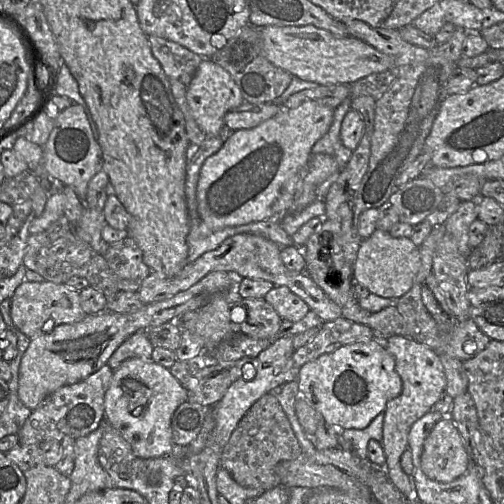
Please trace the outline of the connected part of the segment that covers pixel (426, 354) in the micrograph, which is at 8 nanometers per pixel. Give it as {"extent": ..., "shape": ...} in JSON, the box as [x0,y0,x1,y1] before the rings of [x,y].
{"extent":[379,335,447,500],"shape":[[[392,335],[390,337],[388,337],[386,340],[381,340],[379,342],[384,343],[384,347],[386,348],[386,350],[390,354],[392,354],[393,357],[395,358],[395,369],[396,369],[397,373],[400,375],[400,377],[402,379],[402,392],[400,393],[399,396],[397,396],[396,398],[393,398],[393,399],[389,400],[387,402],[386,408],[385,408],[385,411],[384,411],[382,446],[383,446],[384,452],[385,452],[385,456],[386,456],[387,475],[388,475],[390,481],[394,484],[394,486],[398,490],[400,490],[409,500],[415,500],[415,499],[417,499],[417,492],[416,492],[416,488],[414,486],[414,481],[413,481],[412,475],[407,475],[402,469],[401,463],[400,463],[401,455],[408,448],[408,434],[410,432],[411,426],[413,425],[413,423],[415,421],[417,421],[419,418],[421,418],[427,412],[432,410],[435,403],[446,392],[447,380],[446,380],[444,368],[443,368],[443,365],[442,365],[441,360],[439,358],[439,355],[433,349],[431,349],[430,347],[428,347],[428,346],[422,344],[422,343],[416,342],[416,341],[410,339],[410,338],[406,338],[406,337],[403,337],[403,336],[400,336],[400,335]]]}

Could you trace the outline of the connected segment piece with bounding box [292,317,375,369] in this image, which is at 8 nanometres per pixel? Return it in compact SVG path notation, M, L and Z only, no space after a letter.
M343 317L323 322L317 335L294 351L292 355L294 367L300 369L305 363L341 346L371 339L375 339L375 333L367 325L349 321Z

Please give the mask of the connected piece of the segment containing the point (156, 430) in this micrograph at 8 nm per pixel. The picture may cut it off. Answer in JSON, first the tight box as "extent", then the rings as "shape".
{"extent":[104,357,188,459],"shape":[[[133,357],[125,360],[113,371],[104,397],[104,416],[121,436],[130,444],[133,453],[142,459],[160,458],[173,453],[171,419],[175,410],[188,401],[187,389],[170,373],[169,369],[155,363]]]}

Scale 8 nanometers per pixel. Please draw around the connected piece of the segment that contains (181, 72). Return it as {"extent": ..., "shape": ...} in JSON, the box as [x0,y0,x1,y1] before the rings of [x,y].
{"extent":[148,35,209,86],"shape":[[[149,35],[148,36],[148,42],[150,44],[153,56],[159,61],[159,63],[160,63],[163,71],[165,72],[166,76],[169,79],[179,80],[180,82],[182,82],[186,86],[188,86],[190,84],[190,82],[191,82],[194,74],[196,73],[200,63],[202,62],[202,60],[203,59],[209,59],[209,58],[201,57],[200,55],[190,51],[189,49],[183,47],[182,45],[180,45],[176,42],[173,42],[173,41],[170,41],[170,40],[167,40],[167,39],[158,37],[158,36]]]}

